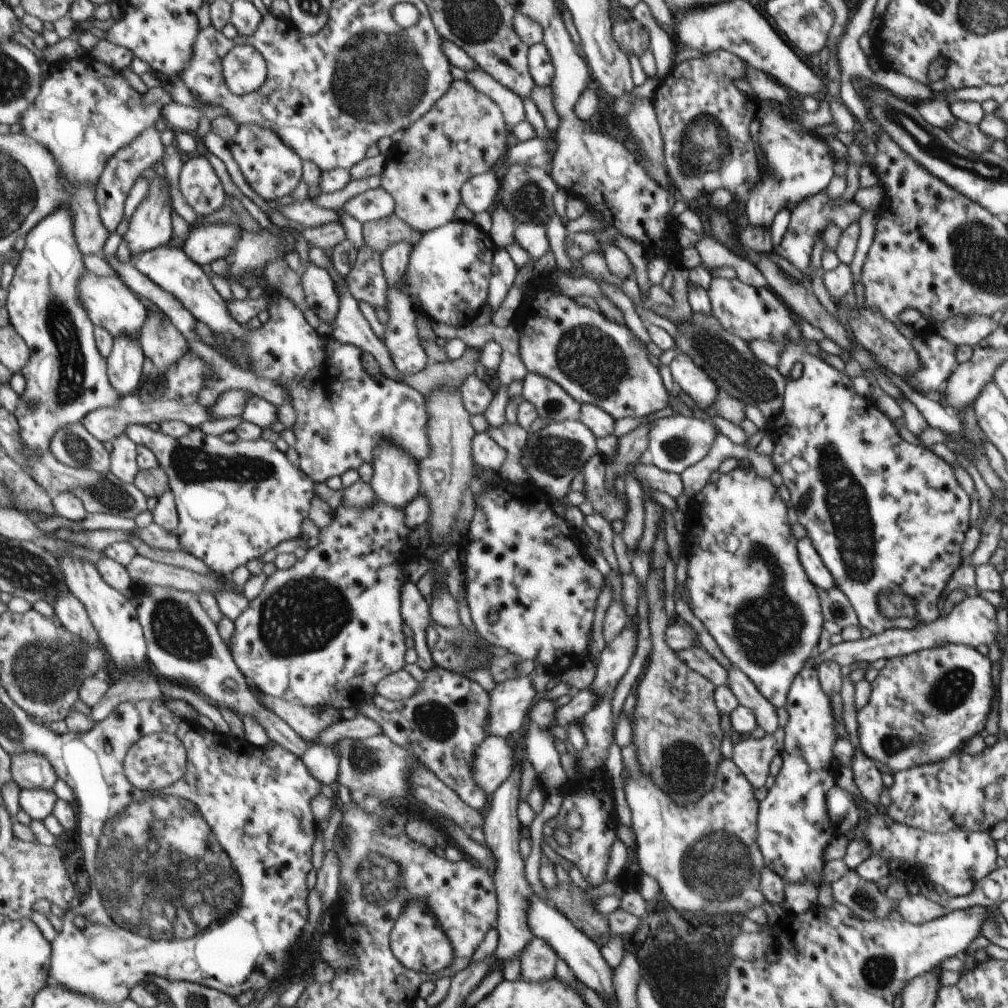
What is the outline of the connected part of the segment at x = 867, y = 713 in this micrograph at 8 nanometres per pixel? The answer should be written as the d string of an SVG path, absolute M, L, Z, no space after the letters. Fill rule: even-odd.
M955 643L890 658L870 684L870 701L857 711L856 747L868 759L884 764L894 773L938 763L960 753L963 745L986 724L992 702L990 672L992 662L988 660L988 656L982 656L978 649Z

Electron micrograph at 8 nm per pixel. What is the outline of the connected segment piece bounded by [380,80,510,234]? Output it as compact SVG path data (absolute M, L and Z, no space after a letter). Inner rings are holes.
M458 80L454 82L447 94L443 96L423 118L420 118L413 125L410 125L404 130L403 138L401 142L394 146L392 154L389 155L388 160L385 162L385 166L380 178L380 187L392 196L395 205L395 214L403 221L406 222L414 231L422 234L427 231L439 228L454 220L454 214L458 209L458 205L461 203L460 190L462 186L474 176L481 173L486 173L490 166L494 166L502 152L506 152L506 142L508 142L508 126L503 118L503 113L500 108L484 94L478 93L466 80Z

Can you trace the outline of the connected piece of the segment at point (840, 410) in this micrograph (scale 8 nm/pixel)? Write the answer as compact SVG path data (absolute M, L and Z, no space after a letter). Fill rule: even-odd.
M794 333L792 338L783 348L783 352L779 354L779 363L776 368L788 382L784 392L784 406L776 416L776 423L784 428L784 432L778 438L778 442L774 443L774 452L771 456L776 472L782 476L782 483L790 493L789 502L791 508L796 512L796 516L798 516L798 523L806 529L806 537L813 544L822 563L825 564L825 568L830 572L835 583L835 589L839 589L850 602L859 621L859 626L867 628L873 635L878 635L889 629L911 630L935 622L938 619L936 602L940 598L940 592L944 590L946 582L950 581L950 576L954 574L954 570L960 567L960 550L962 550L964 534L968 530L968 508L970 508L968 494L960 488L960 484L954 478L954 472L950 470L950 466L946 464L945 460L938 458L936 454L933 454L922 444L917 446L905 442L900 438L886 414L880 412L876 405L868 408L868 402L864 400L864 397L858 396L854 392L850 377L846 373L838 372L834 366L830 366L824 361L821 356L823 351L818 342L806 340L800 333ZM800 460L806 462L806 470L798 470ZM885 589L902 591L903 594L910 596L915 601L916 616L914 618L899 617L892 620L883 618L878 611L877 595Z

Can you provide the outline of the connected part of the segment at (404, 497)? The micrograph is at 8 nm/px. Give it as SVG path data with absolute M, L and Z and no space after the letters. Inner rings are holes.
M389 443L377 448L374 461L371 463L374 469L371 485L376 492L376 500L387 506L404 510L405 507L419 494L419 469L417 459L412 459L409 453L403 452L399 447Z

